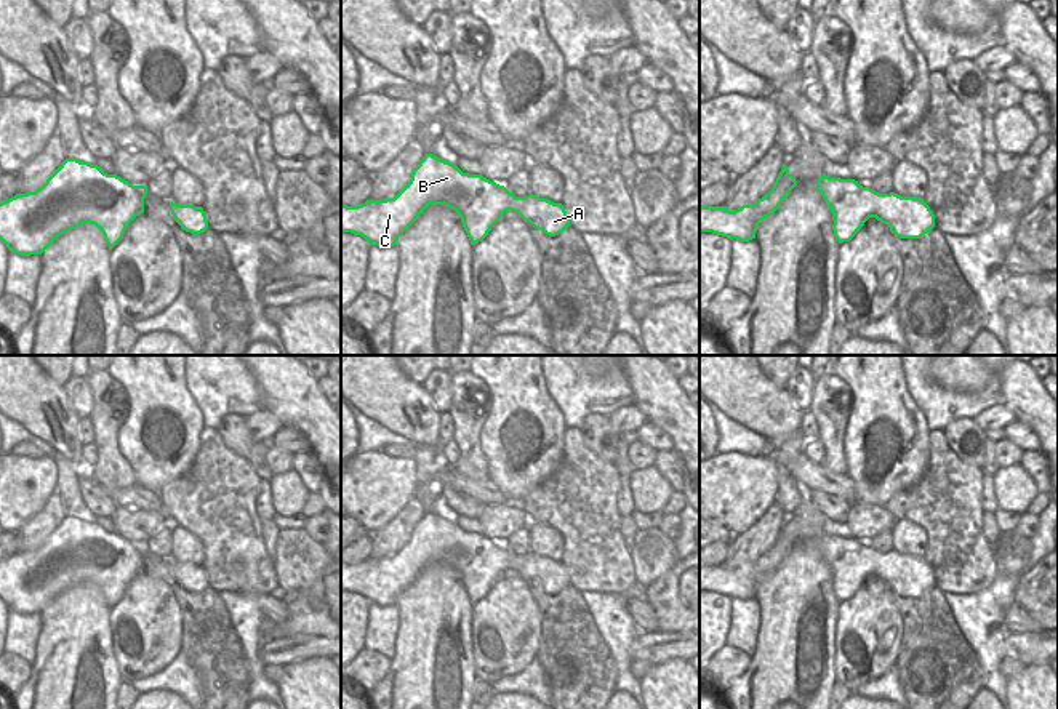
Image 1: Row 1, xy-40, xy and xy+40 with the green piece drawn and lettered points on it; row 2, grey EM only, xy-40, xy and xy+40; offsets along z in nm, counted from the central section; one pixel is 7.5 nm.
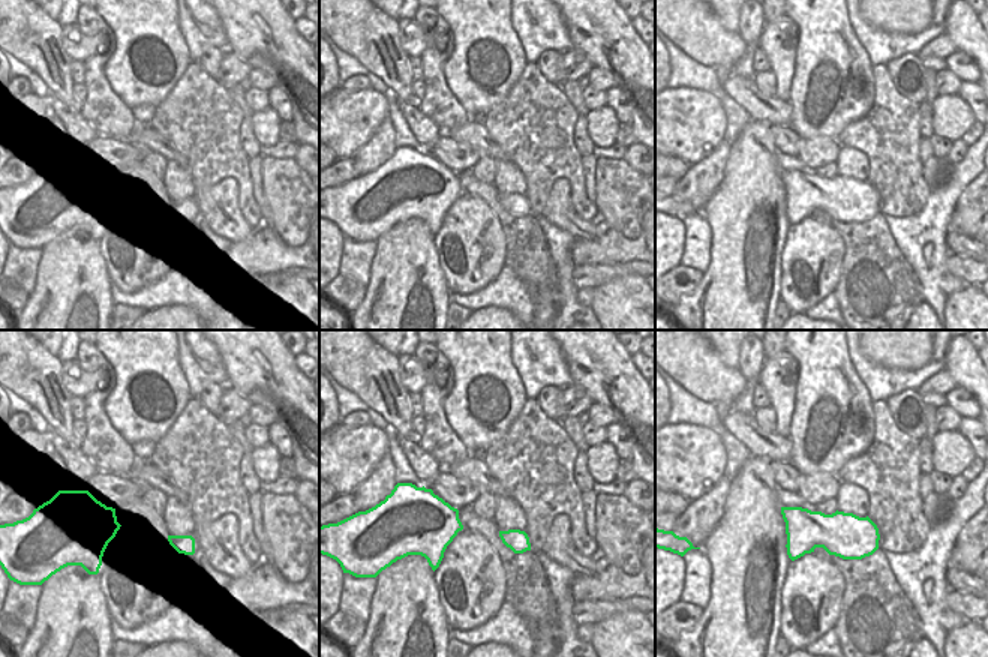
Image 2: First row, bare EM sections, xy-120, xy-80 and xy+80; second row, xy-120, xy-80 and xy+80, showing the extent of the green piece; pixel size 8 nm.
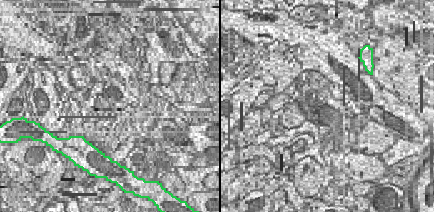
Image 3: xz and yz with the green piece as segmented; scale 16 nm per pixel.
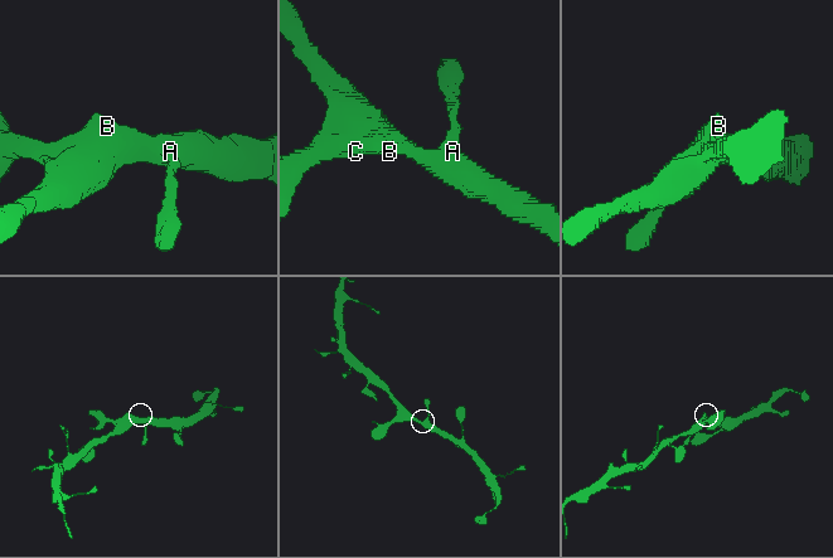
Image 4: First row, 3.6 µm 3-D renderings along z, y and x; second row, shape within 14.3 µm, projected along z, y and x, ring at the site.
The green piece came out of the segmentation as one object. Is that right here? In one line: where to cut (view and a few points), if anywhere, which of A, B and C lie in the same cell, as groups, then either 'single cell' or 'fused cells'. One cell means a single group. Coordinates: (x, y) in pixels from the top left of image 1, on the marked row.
no cut; A B C; single cell

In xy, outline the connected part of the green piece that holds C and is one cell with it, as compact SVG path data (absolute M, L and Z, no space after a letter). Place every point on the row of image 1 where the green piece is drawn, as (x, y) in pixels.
M426 154L410 182L394 198L370 198L357 206L341 205L341 232L391 248L429 205L455 210L472 245L482 242L506 211L515 211L549 237L570 226L562 203L533 194L515 197L482 174L463 173L456 165Z

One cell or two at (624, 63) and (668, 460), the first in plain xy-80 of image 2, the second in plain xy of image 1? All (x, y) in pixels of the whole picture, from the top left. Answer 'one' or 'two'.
two

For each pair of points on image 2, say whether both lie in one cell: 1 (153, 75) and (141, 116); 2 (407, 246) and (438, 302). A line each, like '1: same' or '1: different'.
1: different
2: same

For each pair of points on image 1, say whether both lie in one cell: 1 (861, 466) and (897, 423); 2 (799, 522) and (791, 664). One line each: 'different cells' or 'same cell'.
1: same cell
2: same cell

